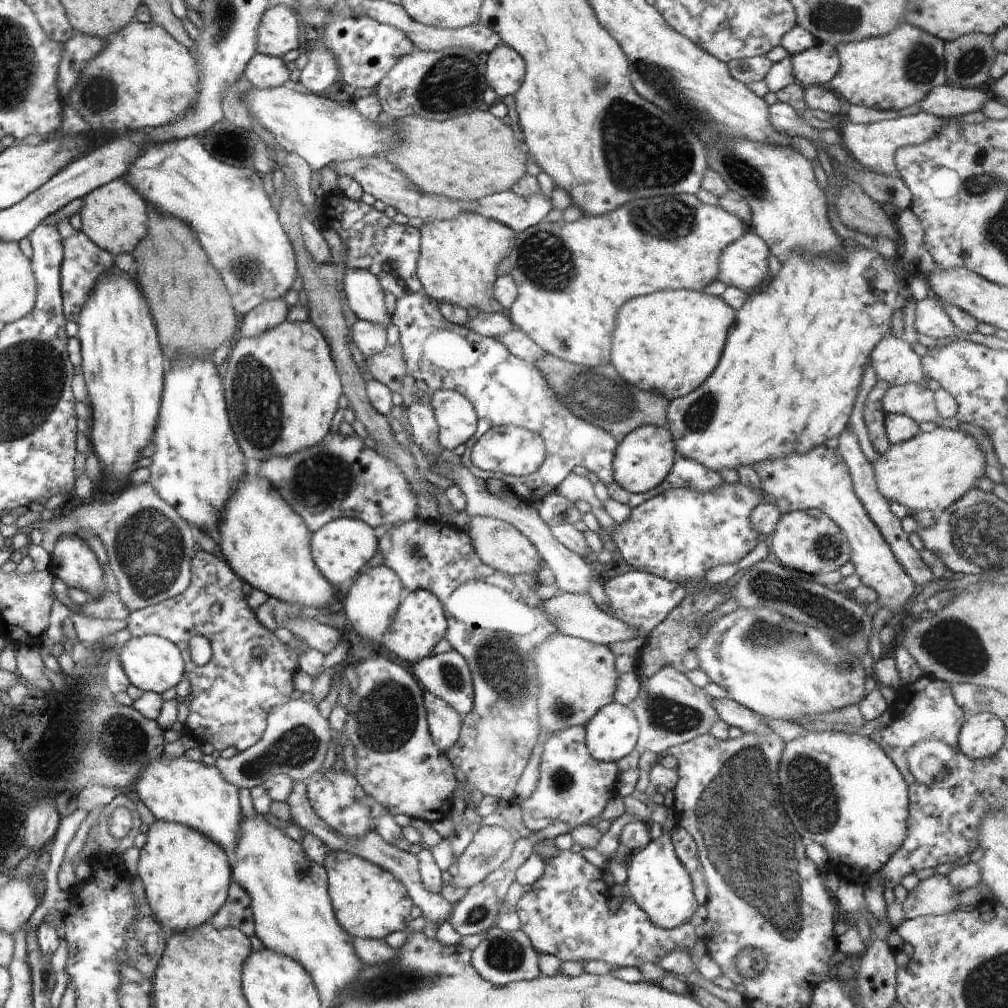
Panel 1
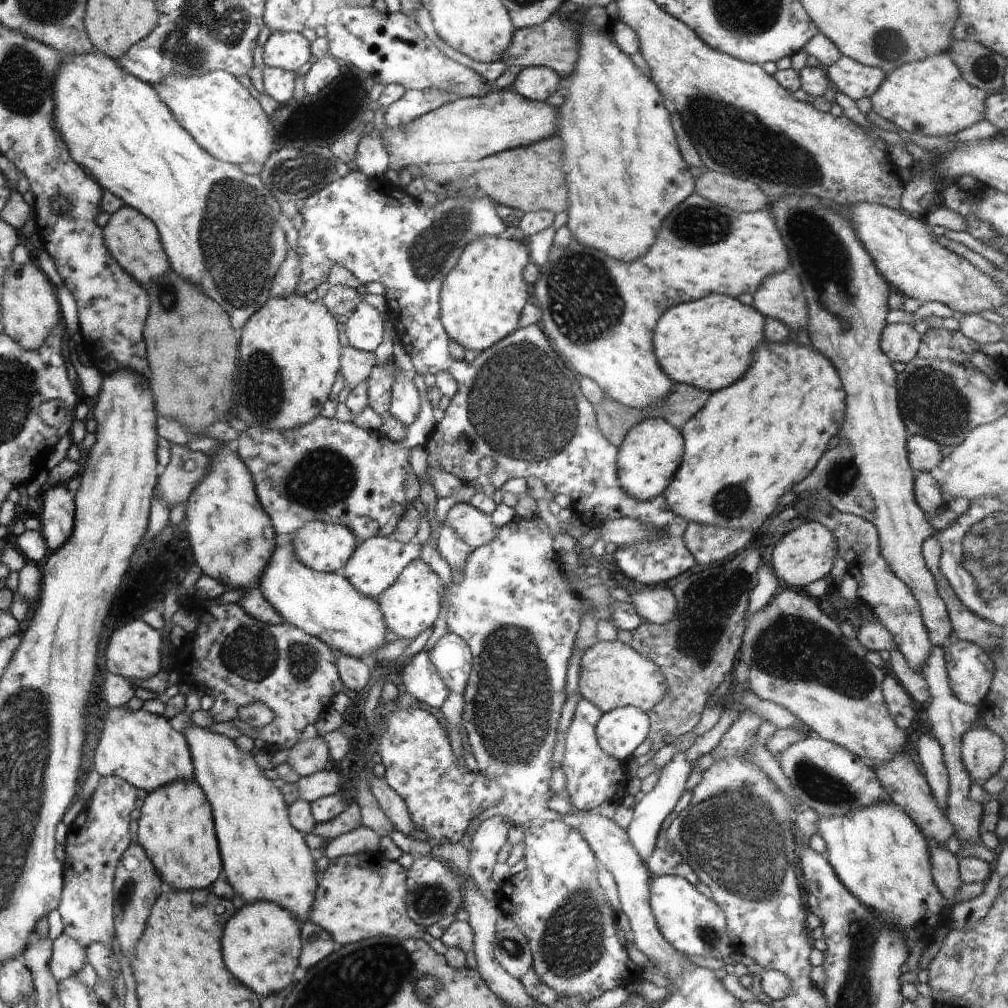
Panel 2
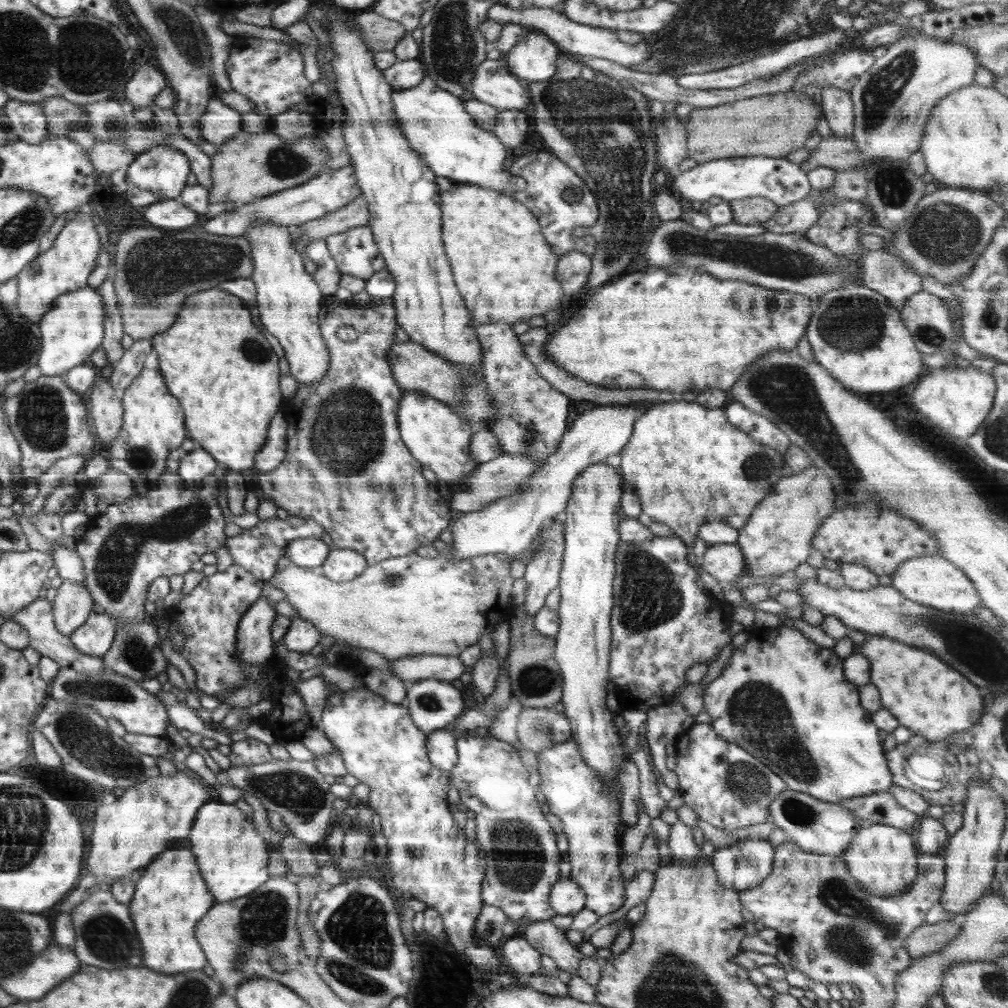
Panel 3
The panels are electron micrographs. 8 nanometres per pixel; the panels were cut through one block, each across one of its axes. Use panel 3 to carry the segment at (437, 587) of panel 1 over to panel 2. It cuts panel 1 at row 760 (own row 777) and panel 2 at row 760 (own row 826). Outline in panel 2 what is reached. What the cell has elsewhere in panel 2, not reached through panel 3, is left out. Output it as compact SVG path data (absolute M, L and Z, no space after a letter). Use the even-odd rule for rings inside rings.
M515 516L512 521L498 528L498 536L494 537L485 545L473 549L468 555L465 568L462 570L464 580L462 580L460 584L450 583L450 589L446 590L449 591L449 608L448 613L446 614L446 622L448 633L454 633L460 636L460 638L463 638L469 646L471 655L473 656L468 684L463 692L465 705L463 706L463 712L461 713L461 724L466 728L468 744L470 744L470 750L472 750L472 754L477 762L477 771L482 773L486 778L500 781L504 786L500 802L489 806L476 818L470 820L467 832L472 836L473 832L476 831L476 828L478 828L484 820L496 815L503 816L512 825L518 825L523 828L522 843L525 846L523 857L526 861L526 868L524 868L523 871L512 875L510 881L499 886L494 900L502 914L510 916L510 918L514 920L514 924L517 926L516 928L520 929L528 939L528 944L530 945L533 956L533 967L539 980L546 984L546 986L554 988L556 992L567 995L567 997L580 994L583 1002L588 1004L593 998L602 996L606 990L612 990L612 988L616 988L617 986L628 984L627 973L629 957L626 948L620 944L618 937L616 937L616 929L618 928L617 916L615 912L612 911L609 901L598 883L597 872L600 864L595 857L595 854L592 852L590 845L584 840L584 837L580 832L572 830L572 828L561 819L560 814L556 811L551 811L548 808L548 801L555 795L550 789L550 776L554 770L550 762L552 762L552 752L554 750L555 742L558 739L556 728L558 728L561 708L564 702L566 702L567 694L565 691L565 684L567 681L567 668L571 654L573 653L572 647L574 646L574 640L576 640L576 635L579 626L581 625L581 616L586 611L592 611L598 621L602 619L608 621L617 629L622 628L624 630L630 630L631 632L635 628L638 628L638 625L642 623L643 620L638 616L632 603L613 600L608 607L599 609L591 600L582 599L577 594L572 593L568 586L566 586L564 578L562 578L564 572L562 572L561 566L559 565L560 558L552 548L552 539L552 531L550 531L548 525L544 522L544 519L541 519L539 516L530 518L530 520L524 520L524 518Z

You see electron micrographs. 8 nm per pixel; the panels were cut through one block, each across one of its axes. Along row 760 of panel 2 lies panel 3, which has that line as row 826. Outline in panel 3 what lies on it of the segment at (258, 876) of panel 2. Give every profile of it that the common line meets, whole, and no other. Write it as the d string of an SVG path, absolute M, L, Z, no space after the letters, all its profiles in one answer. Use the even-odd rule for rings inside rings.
M207 801L197 812L188 836L200 874L215 903L231 901L262 886L268 874L269 844L258 834L249 810L242 804Z

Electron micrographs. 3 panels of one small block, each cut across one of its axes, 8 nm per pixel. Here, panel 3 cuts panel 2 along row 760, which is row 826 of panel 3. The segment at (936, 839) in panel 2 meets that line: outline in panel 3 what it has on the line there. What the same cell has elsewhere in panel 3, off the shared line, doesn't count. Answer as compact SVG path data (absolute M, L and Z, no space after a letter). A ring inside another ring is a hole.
M890 791L856 796L844 799L838 804L848 808L865 824L882 824L910 831L920 818L914 812L903 808Z

